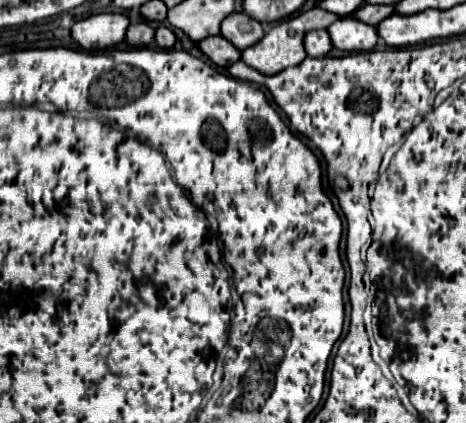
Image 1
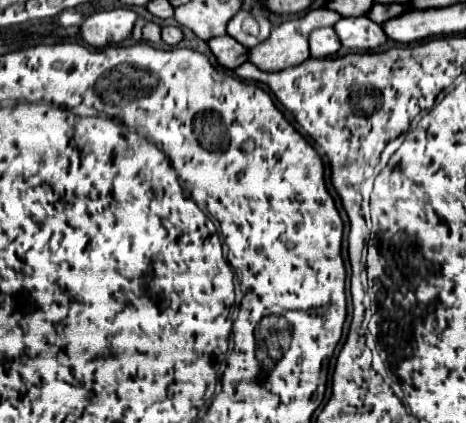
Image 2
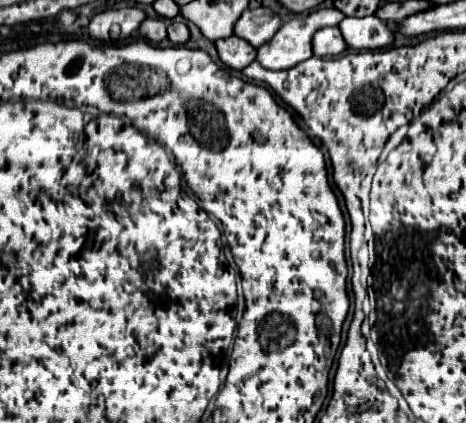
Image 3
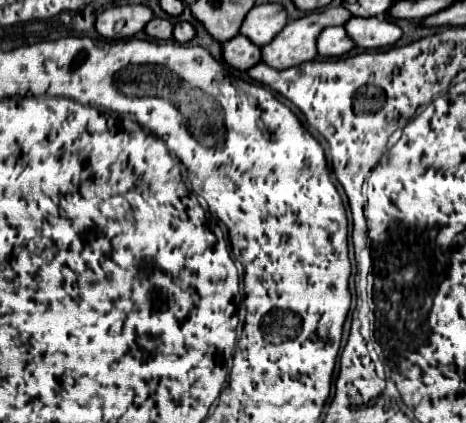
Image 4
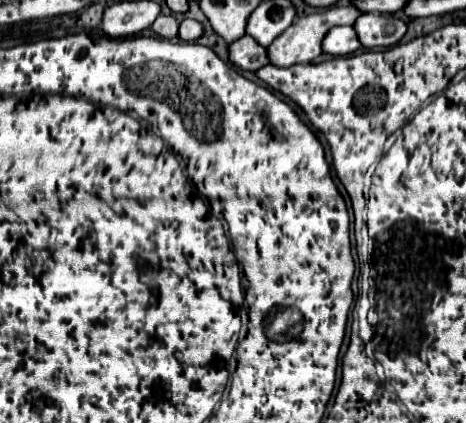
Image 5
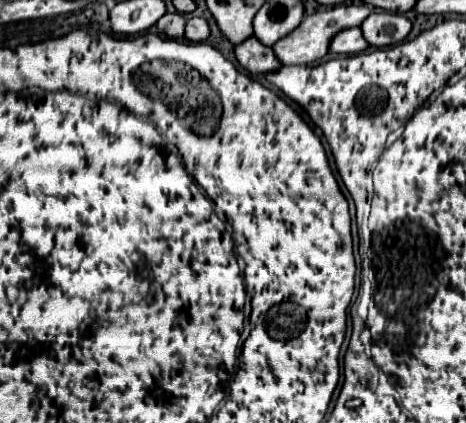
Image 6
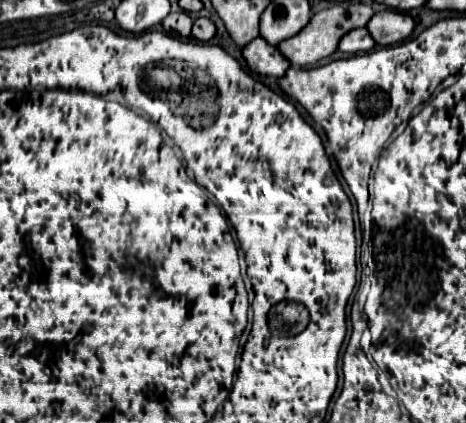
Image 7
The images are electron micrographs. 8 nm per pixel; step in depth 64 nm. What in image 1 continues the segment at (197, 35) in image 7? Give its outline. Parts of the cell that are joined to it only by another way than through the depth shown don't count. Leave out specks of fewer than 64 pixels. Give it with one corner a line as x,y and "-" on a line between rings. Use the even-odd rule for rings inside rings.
158,26
156,28
156,36
154,36
154,40
156,40
156,44
160,46
160,48
172,48
172,44
174,44
174,34
172,34
172,30
170,28
166,28
166,26

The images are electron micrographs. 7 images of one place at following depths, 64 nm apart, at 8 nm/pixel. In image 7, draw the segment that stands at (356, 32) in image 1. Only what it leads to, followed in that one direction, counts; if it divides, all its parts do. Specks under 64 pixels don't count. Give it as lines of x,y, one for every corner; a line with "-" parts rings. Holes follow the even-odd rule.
382,10
366,24
370,36
378,46
392,46
406,40
414,30
414,18
408,12

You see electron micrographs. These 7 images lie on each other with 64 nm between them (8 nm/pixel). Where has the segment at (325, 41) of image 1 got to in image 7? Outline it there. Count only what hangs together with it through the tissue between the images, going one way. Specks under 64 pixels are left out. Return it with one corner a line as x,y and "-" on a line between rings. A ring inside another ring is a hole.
356,28
356,30
352,30
352,32
342,36
342,40
338,44
338,50
340,52
348,52
348,54
358,54
358,52
368,52
374,46
376,44
370,38
368,30
366,28

